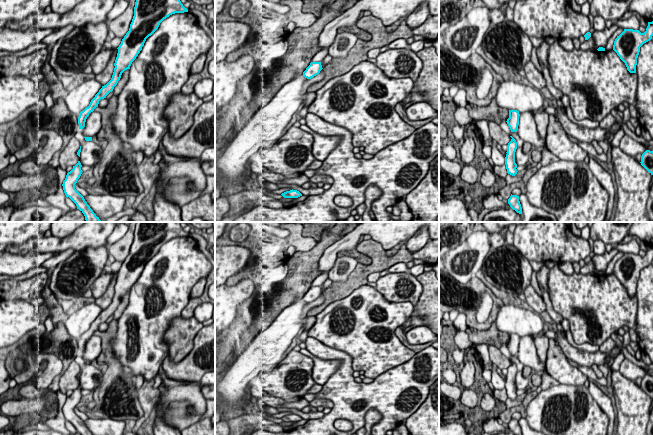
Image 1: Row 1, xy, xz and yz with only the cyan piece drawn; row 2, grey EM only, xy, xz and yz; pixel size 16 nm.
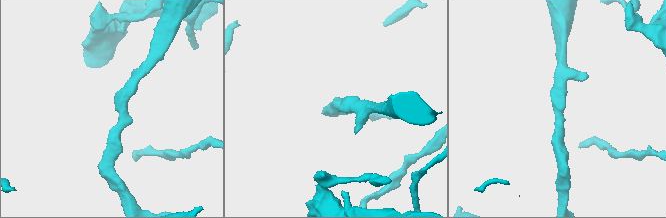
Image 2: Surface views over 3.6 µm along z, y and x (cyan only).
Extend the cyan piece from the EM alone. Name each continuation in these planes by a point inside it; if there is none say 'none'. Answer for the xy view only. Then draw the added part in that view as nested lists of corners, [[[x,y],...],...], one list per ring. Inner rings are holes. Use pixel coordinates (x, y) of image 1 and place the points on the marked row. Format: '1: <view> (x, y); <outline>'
none

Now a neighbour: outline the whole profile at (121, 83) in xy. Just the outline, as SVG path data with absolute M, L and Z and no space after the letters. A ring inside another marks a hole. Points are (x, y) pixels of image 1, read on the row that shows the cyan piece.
M129 69L125 70L122 73L120 80L118 81L117 85L113 89L113 95L118 95L122 91L126 82L128 81L128 74L129 74Z

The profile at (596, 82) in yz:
M556 40L549 47L547 60L554 87L569 97L572 113L578 121L590 119L600 123L620 104L635 103L637 74L627 70L625 63L614 50L585 51L574 48L568 51Z

